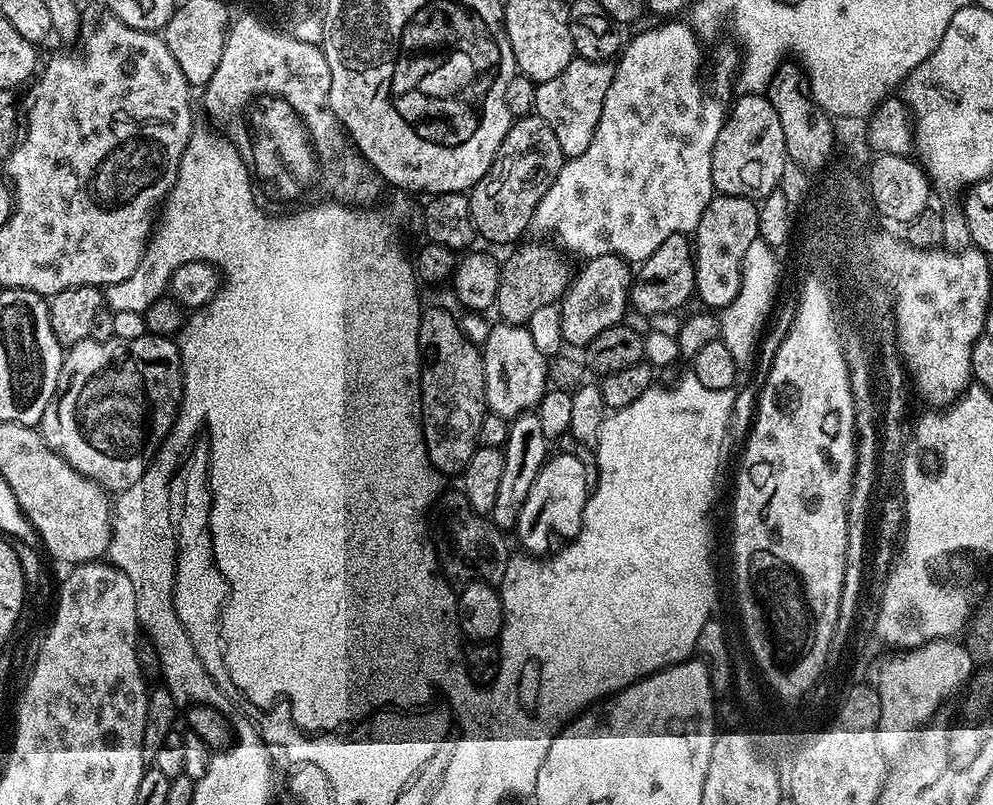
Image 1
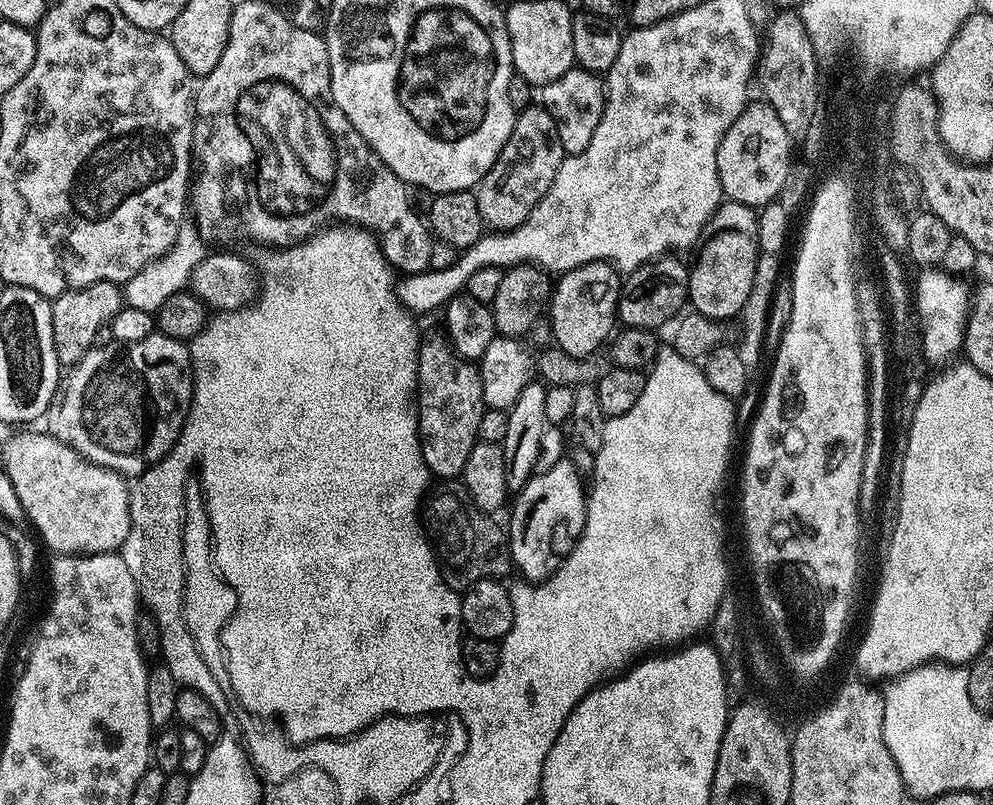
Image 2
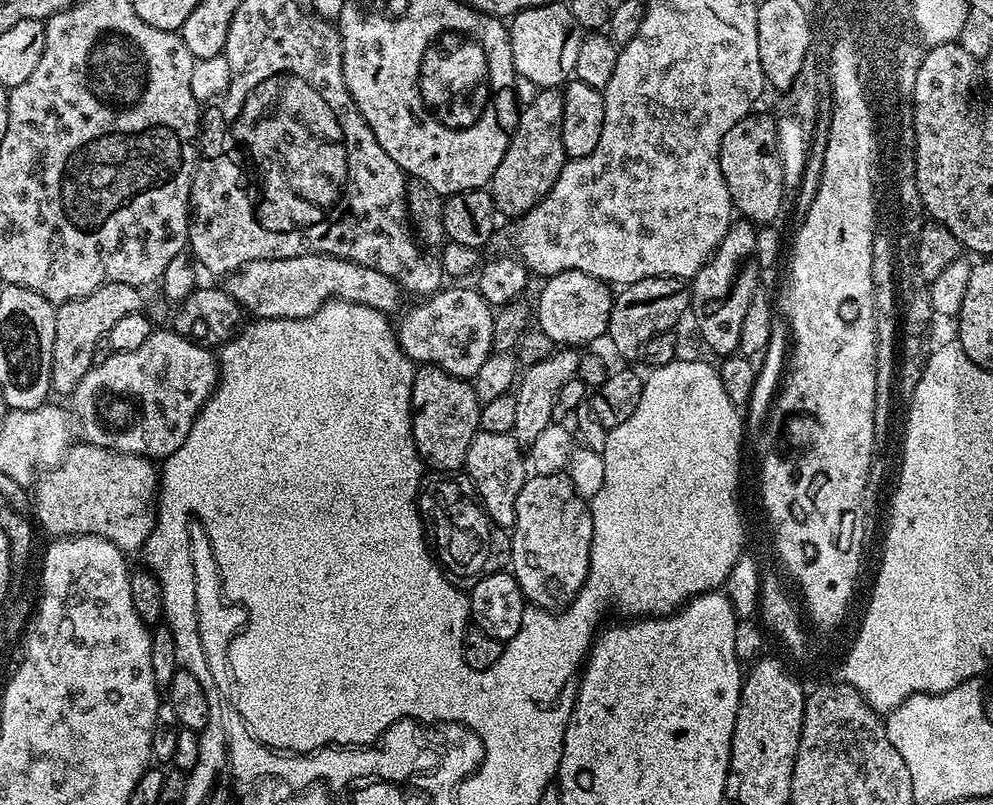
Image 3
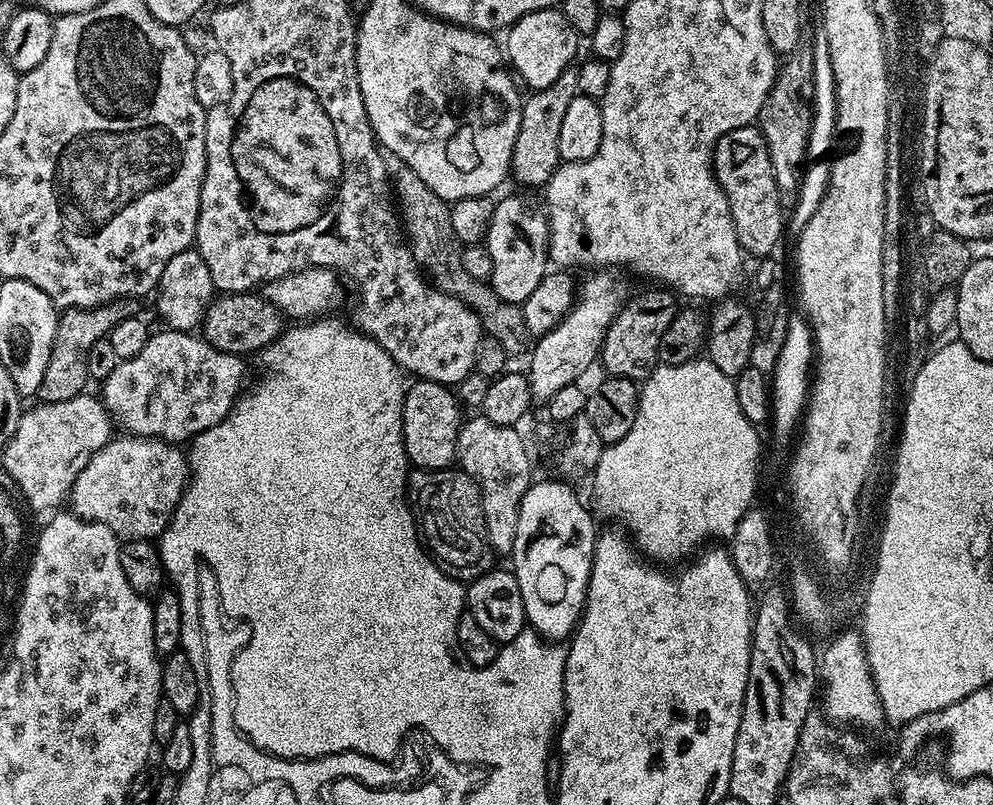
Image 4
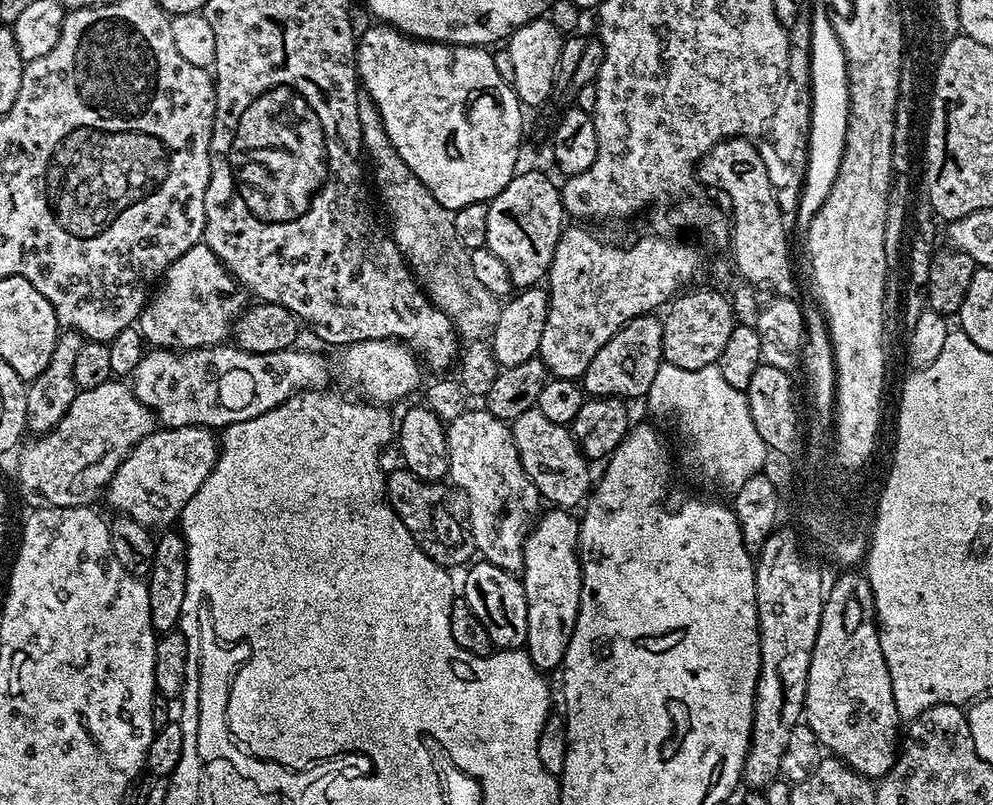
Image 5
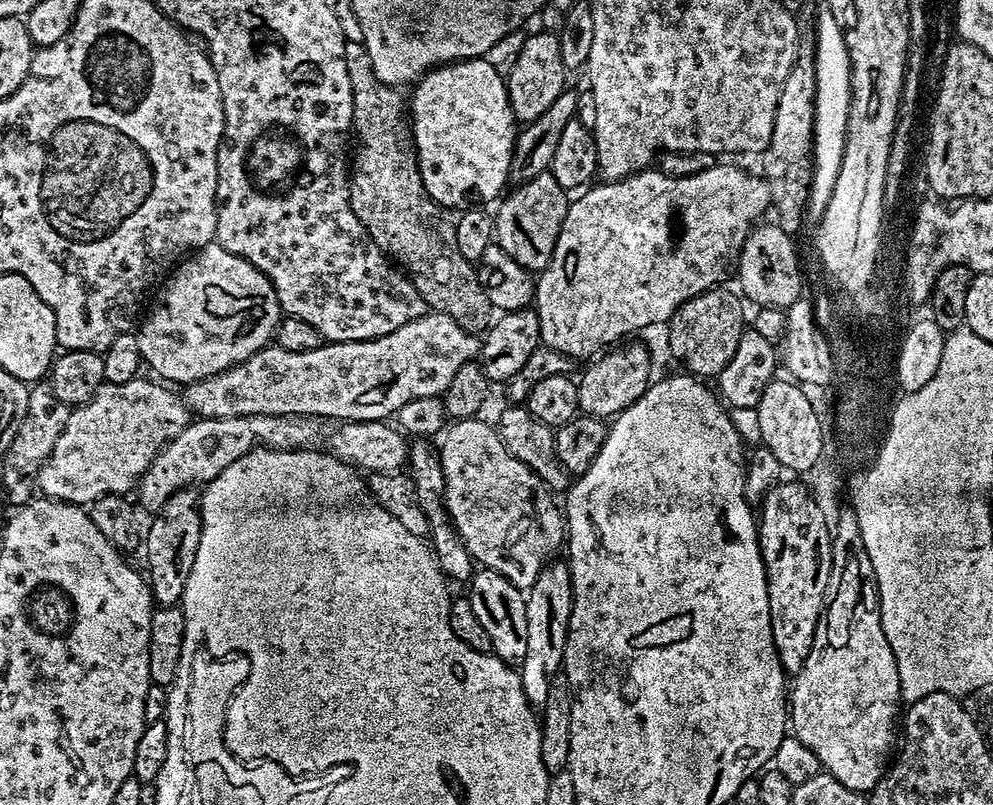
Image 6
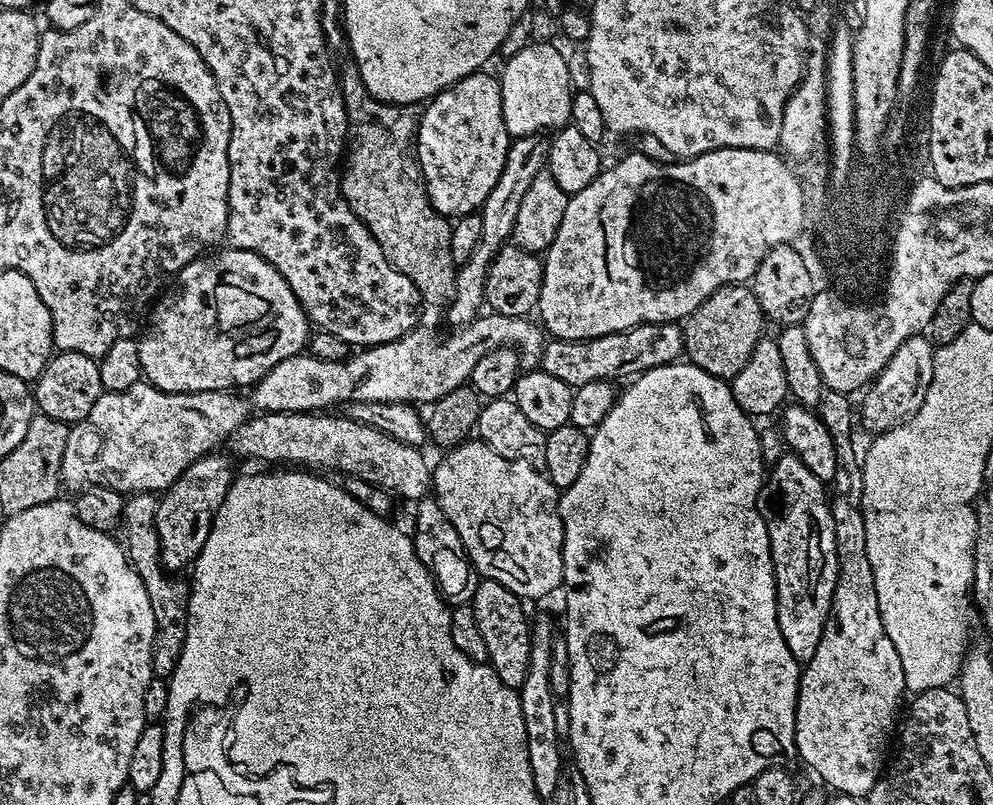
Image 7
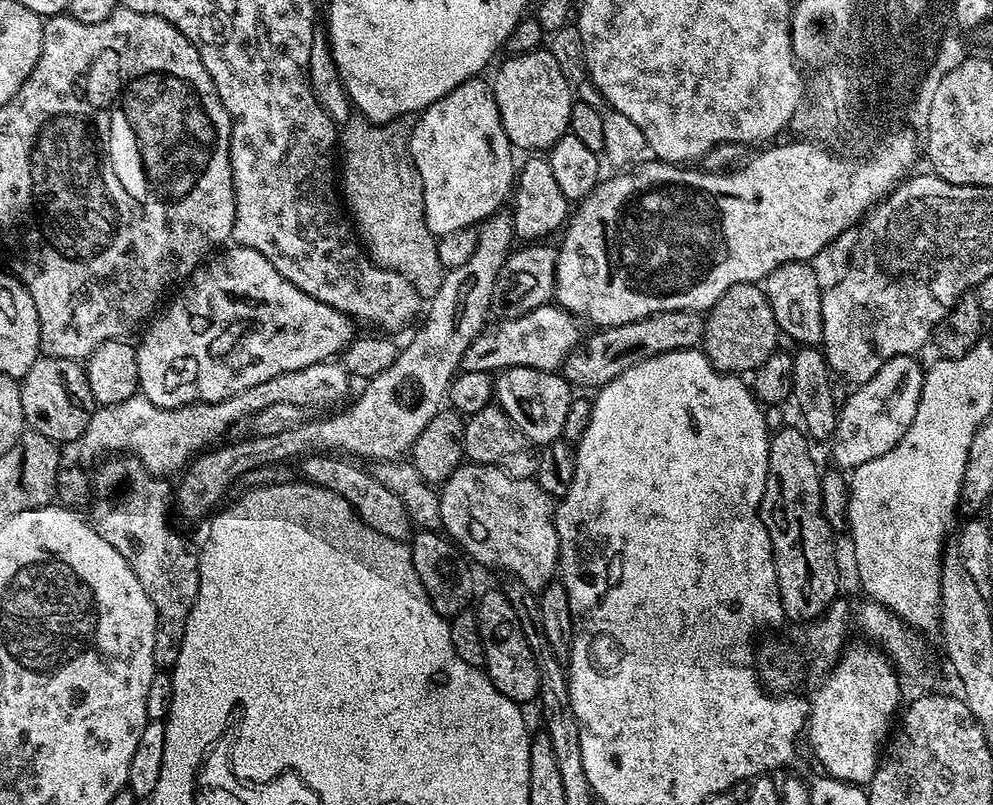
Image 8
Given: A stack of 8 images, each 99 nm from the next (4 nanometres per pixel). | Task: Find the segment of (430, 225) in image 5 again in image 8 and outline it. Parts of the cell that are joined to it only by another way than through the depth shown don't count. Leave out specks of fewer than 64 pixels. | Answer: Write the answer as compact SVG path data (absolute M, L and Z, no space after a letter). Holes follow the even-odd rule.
M353 114L338 132L338 180L342 185L342 200L354 231L364 249L375 264L390 272L402 274L421 298L438 294L446 269L438 258L437 237L430 230L424 213L424 183L412 161L410 138L412 116L400 116L385 124L376 124L365 116Z

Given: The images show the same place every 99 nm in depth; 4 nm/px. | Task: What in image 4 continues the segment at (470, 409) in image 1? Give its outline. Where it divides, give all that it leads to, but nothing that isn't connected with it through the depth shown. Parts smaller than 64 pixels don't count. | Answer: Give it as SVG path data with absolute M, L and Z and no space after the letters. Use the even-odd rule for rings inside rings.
M421 379L412 383L407 385L402 406L402 434L408 463L416 470L443 472L458 460L458 434L466 419L460 397L447 384Z

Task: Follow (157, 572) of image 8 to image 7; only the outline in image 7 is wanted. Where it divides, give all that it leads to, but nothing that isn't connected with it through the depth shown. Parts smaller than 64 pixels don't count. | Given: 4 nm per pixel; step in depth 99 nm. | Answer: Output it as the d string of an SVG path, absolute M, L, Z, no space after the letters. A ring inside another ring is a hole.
M132 494L124 502L124 518L122 521L122 547L127 555L128 563L142 578L142 586L146 586L146 598L150 598L150 610L154 610L154 642L152 643L152 674L156 678L167 678L178 666L178 662L184 659L184 643L186 642L186 630L190 625L190 584L187 579L176 574L164 571L160 561L160 547L158 546L158 530L154 526L156 517L157 497L152 494Z

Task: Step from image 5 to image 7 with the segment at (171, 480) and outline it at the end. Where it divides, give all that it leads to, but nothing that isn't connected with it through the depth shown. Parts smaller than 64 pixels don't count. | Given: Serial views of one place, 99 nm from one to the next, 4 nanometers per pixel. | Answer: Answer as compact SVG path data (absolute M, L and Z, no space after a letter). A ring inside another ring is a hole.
M265 412L253 415L238 430L234 430L226 441L227 451L233 457L245 456L248 460L265 460L265 465L276 466L281 460L284 466L307 466L312 470L329 468L335 474L362 478L374 486L384 489L393 497L405 496L409 502L415 502L429 495L432 483L430 464L424 461L424 452L414 446L406 446L406 442L398 442L398 438L390 438L390 434L382 434L382 430L374 430L362 422L354 422L346 414L317 414L315 412Z

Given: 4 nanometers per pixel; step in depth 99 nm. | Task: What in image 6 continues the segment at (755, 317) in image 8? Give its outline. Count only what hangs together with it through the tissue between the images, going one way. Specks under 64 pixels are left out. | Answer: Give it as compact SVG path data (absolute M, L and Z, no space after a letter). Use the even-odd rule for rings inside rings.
M717 286L709 292L698 294L685 302L672 315L672 319L666 325L668 348L672 351L673 358L678 363L685 364L688 367L685 369L697 378L709 378L708 376L712 376L712 378L719 377L720 372L726 370L730 358L734 358L734 350L738 350L738 340L742 338L742 334L746 331L746 324L744 324L745 301L735 291L733 292L728 289L728 286Z

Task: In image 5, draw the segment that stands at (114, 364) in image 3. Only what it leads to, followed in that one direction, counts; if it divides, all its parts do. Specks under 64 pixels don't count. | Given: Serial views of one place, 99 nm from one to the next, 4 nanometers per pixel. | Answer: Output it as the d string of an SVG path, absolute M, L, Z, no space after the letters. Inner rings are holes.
M227 343L215 344L213 348L187 350L152 348L145 351L142 362L138 362L138 366L132 372L130 387L138 402L142 402L149 410L156 413L156 419L163 427L198 426L223 430L231 424L246 422L250 418L258 418L258 414L266 414L274 410L298 392L308 389L324 390L329 387L327 362L316 352L296 351L254 354L229 346Z

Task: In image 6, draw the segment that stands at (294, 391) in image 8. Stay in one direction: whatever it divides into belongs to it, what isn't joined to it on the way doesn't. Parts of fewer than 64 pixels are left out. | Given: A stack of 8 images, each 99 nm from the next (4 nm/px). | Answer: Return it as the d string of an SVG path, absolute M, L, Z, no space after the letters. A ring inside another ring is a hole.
M137 378L121 384L105 382L98 394L90 398L90 402L72 408L66 430L62 430L50 458L40 471L38 488L47 499L90 506L103 496L131 493L131 488L133 491L139 485L144 471L151 466L168 441L178 438L178 434L186 430L190 422L190 409L185 404L183 395L155 379L144 379Z

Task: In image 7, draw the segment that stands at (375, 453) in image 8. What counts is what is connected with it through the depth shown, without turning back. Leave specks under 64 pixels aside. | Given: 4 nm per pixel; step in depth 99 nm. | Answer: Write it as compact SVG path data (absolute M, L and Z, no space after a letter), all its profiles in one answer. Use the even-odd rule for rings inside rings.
M544 134L518 136L509 143L502 174L498 174L494 190L486 194L486 202L478 210L482 218L482 238L478 240L474 254L470 254L470 258L456 269L456 289L446 308L453 329L463 328L464 325L472 323L485 307L484 287L488 267L492 259L500 253L500 249L511 241L514 221L517 220L518 210L522 207L522 197L526 194L526 190L530 190L534 178L538 178L538 174L545 171L549 143L549 137ZM220 454L199 456L156 501L154 526L158 530L160 561L164 571L169 574L183 573L184 567L185 571L195 564L202 546L206 546L210 526L218 514L218 506L222 506L232 485L233 461L227 455L224 455L225 457L216 455Z

